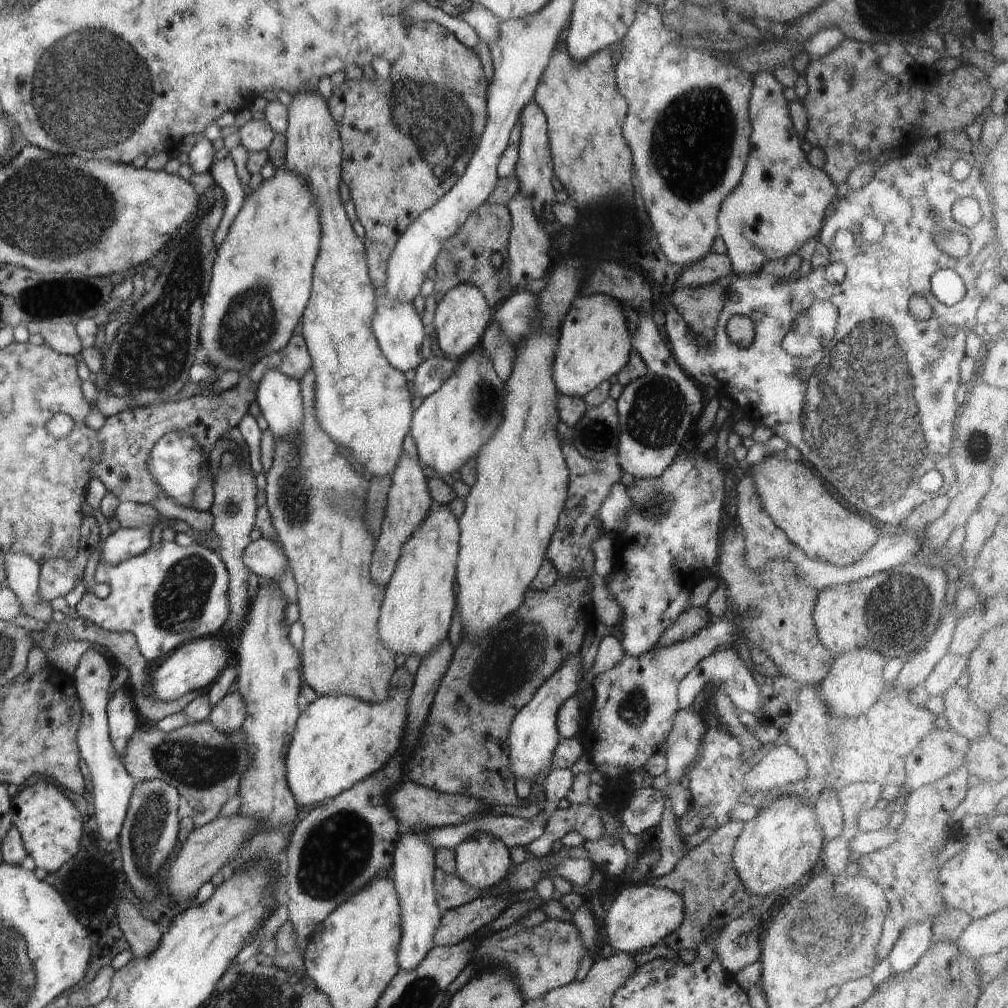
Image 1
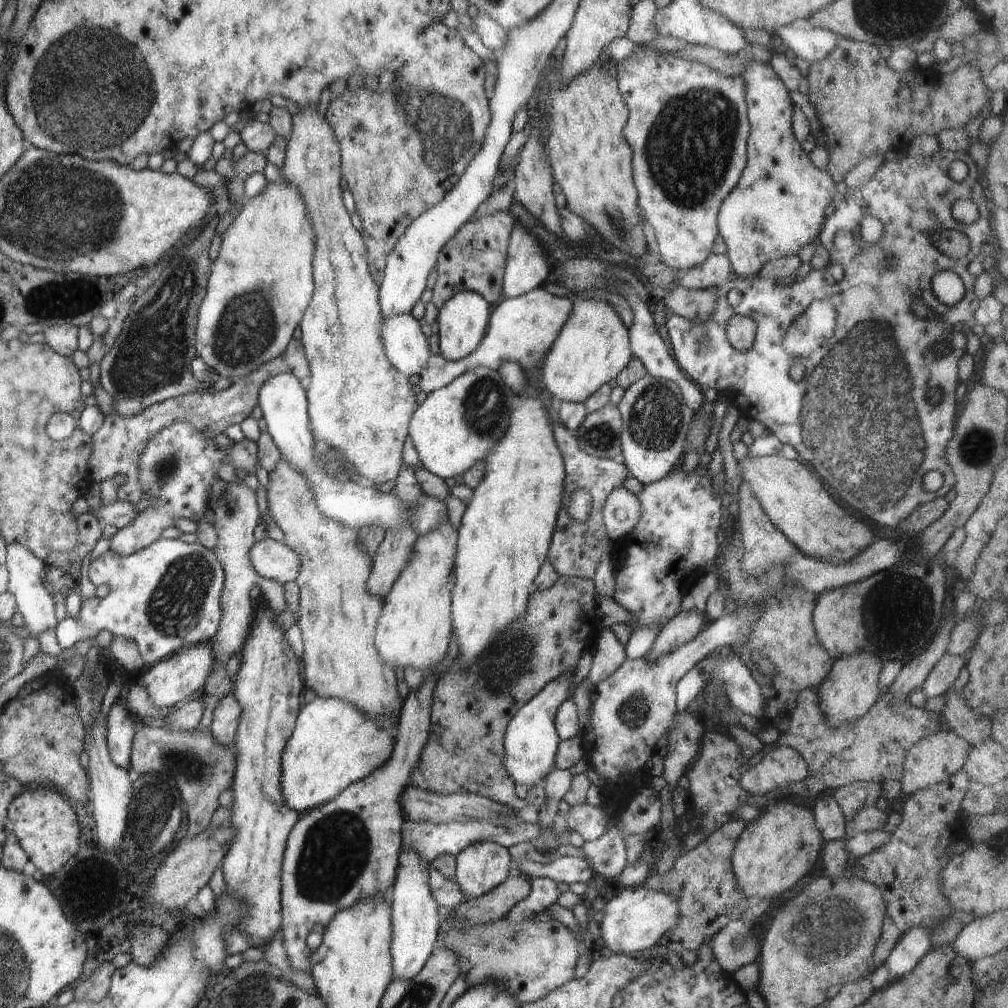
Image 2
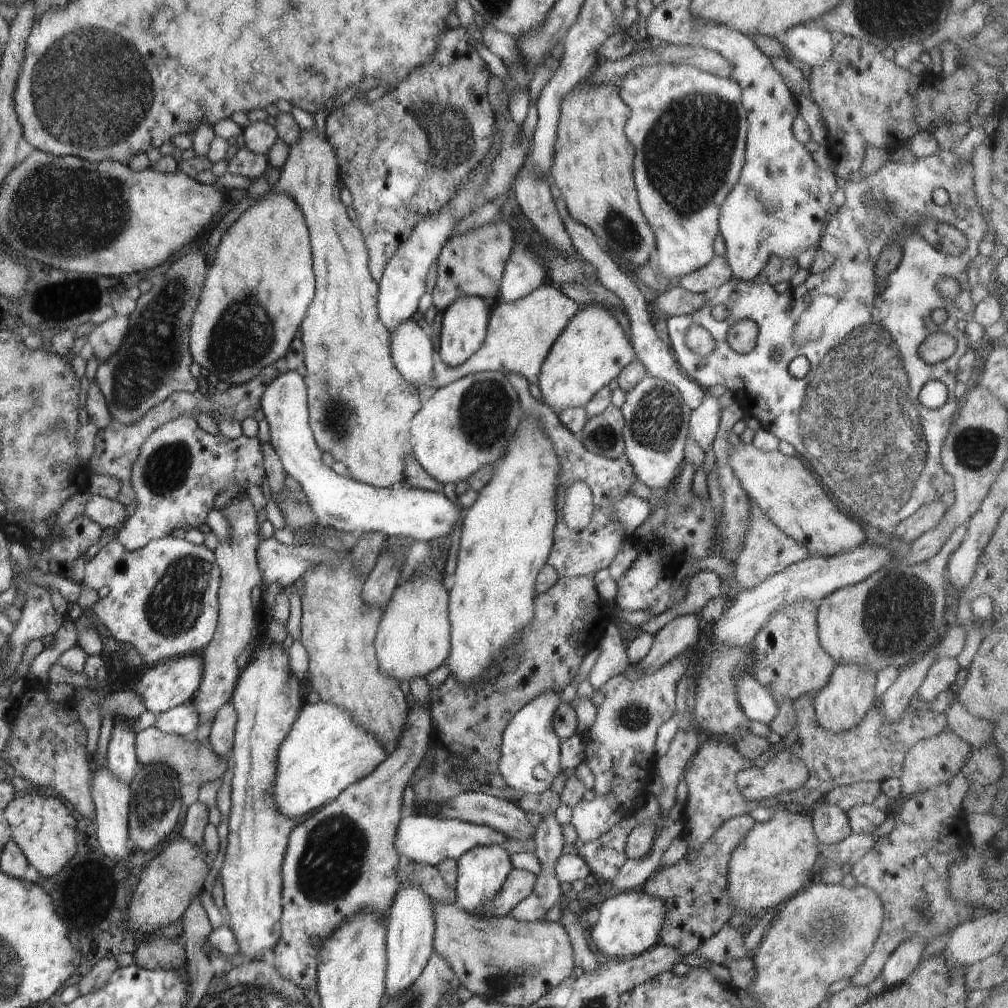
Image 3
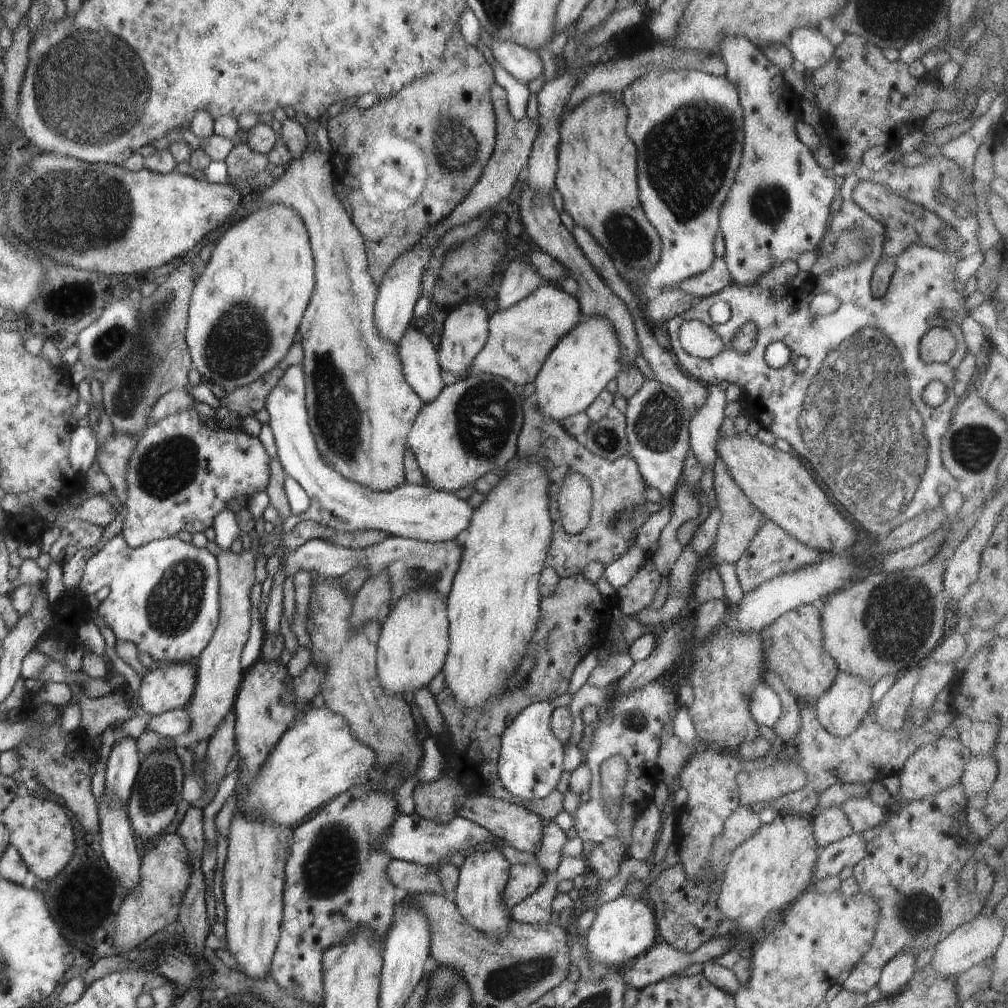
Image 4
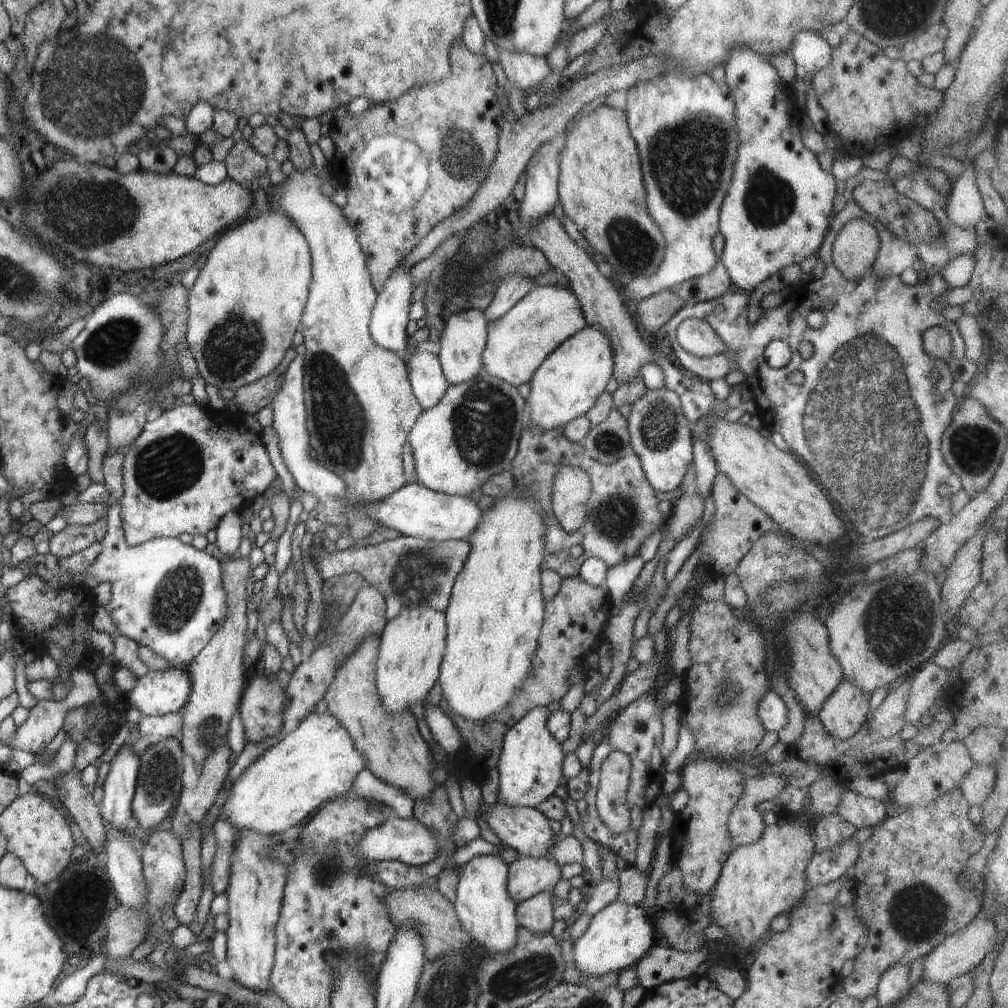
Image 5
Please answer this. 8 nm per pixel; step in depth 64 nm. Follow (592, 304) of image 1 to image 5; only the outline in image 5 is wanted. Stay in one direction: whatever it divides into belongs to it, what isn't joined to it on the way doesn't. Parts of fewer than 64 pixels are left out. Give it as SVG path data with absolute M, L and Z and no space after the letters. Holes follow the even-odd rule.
M594 326L582 328L582 332L559 344L532 375L530 394L527 397L531 422L544 430L562 430L575 418L587 414L605 391L612 376L614 350L608 336Z

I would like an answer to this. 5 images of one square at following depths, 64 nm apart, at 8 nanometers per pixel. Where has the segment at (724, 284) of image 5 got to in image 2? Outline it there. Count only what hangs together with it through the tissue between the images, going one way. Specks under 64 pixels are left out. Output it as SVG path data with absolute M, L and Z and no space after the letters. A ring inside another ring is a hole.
M712 253L703 264L682 273L676 284L686 289L705 290L718 288L728 280L735 278L727 256Z

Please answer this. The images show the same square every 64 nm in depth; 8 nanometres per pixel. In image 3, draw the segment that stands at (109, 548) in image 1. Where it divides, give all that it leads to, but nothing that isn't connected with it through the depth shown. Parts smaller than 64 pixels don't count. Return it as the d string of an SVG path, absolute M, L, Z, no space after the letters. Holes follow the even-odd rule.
M181 415L175 420L170 420L169 422L162 424L159 428L156 428L156 430L150 434L150 437L144 442L144 444L142 444L142 447L139 451L139 458L131 466L131 486L135 495L134 501L132 503L136 505L136 510L134 510L134 514L132 514L128 520L125 520L117 538L117 540L124 544L125 548L129 551L138 551L143 547L146 547L146 544L149 544L152 540L167 538L170 533L177 529L198 529L202 524L207 523L208 516L214 509L216 497L218 494L220 494L220 492L231 490L231 487L234 485L240 485L242 489L246 490L247 486L261 487L261 485L264 483L268 471L264 467L264 456L261 446L262 442L258 437L246 437L243 434L240 436L240 438L236 438L236 440L229 440L221 433L216 434L216 436L208 434L208 432L204 432L204 430L202 430L200 427L201 423L194 416L188 417L187 415Z

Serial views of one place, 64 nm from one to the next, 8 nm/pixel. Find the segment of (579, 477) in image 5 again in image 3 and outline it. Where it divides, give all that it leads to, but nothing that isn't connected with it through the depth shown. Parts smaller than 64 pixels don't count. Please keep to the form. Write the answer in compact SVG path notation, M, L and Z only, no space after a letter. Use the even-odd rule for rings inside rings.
M577 481L563 487L559 494L559 505L562 507L562 517L569 530L580 531L590 523L593 495L584 482Z

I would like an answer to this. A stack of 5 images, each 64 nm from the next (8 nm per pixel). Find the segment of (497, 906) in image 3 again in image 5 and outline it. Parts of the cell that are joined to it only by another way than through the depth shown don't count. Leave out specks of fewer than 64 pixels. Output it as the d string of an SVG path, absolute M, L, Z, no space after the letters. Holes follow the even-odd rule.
M520 856L518 859L514 859L514 862L509 864L507 889L508 896L516 901L522 902L540 894L540 892L548 892L553 890L554 886L562 878L562 872L560 872L561 866L549 856L544 858L534 858L527 856Z

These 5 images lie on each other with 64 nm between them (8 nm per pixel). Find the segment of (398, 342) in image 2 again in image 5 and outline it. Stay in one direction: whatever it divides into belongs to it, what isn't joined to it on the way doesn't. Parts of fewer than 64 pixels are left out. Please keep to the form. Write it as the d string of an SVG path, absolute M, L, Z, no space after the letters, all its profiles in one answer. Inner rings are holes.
M415 344L414 351L405 362L412 392L418 398L422 410L434 408L444 396L449 384L441 369L438 356L429 351L419 350Z

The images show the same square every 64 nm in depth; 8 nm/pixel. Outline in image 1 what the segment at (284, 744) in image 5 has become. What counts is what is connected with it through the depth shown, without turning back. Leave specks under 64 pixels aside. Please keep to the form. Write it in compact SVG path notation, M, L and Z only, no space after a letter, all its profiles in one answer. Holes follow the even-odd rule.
M400 668L395 671L386 703L368 705L351 697L324 696L316 698L304 712L299 712L295 732L286 750L285 766L289 792L301 812L330 802L354 784L380 772L399 752L406 736L406 706L413 689L412 678L406 674L406 670Z

